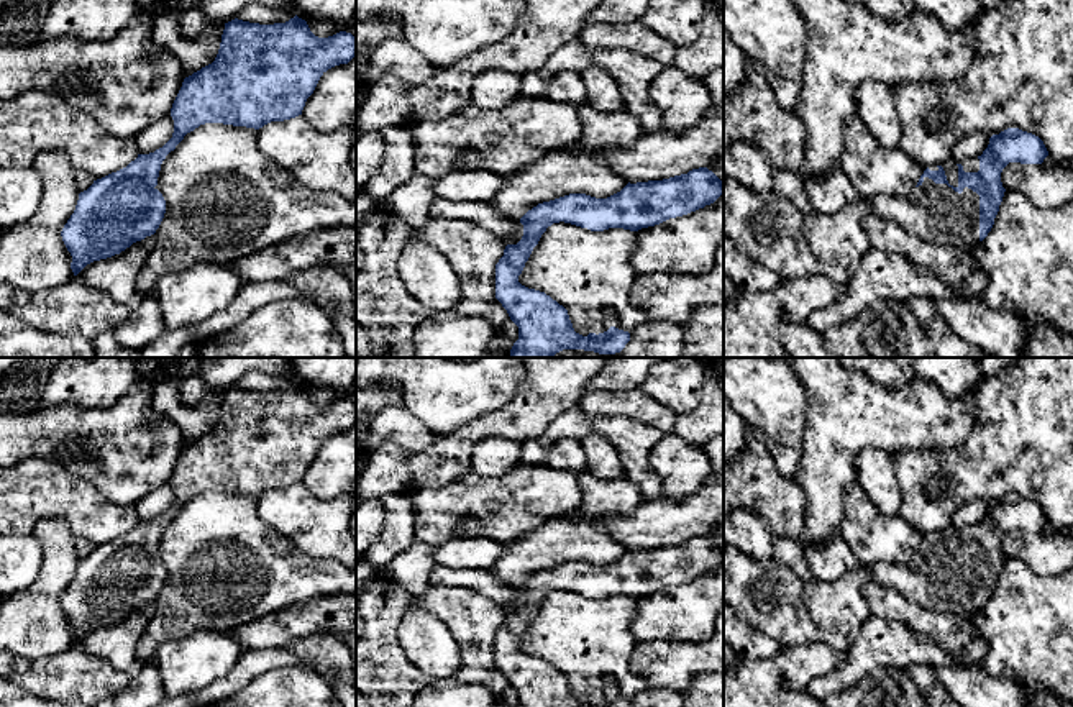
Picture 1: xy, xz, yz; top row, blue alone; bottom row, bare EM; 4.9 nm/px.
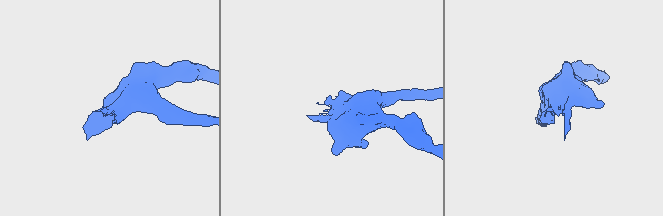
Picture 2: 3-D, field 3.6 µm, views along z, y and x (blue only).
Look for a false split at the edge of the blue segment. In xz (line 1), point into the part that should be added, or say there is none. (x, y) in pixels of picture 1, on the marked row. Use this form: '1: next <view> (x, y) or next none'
1: next none

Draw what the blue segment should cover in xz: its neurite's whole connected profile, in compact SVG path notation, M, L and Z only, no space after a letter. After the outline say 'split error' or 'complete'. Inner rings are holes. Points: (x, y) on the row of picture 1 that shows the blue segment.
M699 167L663 180L628 182L607 198L569 194L528 210L520 218L522 239L507 244L495 264L495 299L518 326L518 340L509 358L553 358L563 349L615 354L630 341L630 333L615 326L599 335L576 333L563 305L518 282L525 262L548 226L564 221L591 231L638 231L704 208L720 195L724 180L707 167Z | complete

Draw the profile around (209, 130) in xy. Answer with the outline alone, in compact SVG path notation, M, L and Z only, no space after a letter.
M205 123L187 133L161 164L158 190L166 200L166 213L154 233L156 243L138 276L138 289L151 295L158 281L169 272L197 262L235 262L263 248L320 228L356 226L356 200L336 192L304 187L259 151L258 130L223 123Z

